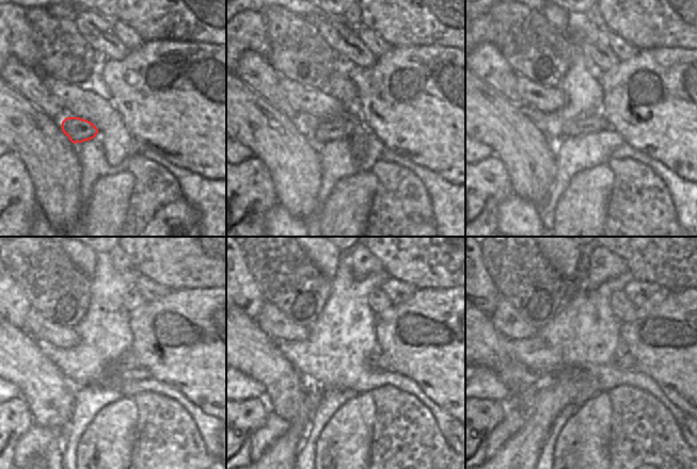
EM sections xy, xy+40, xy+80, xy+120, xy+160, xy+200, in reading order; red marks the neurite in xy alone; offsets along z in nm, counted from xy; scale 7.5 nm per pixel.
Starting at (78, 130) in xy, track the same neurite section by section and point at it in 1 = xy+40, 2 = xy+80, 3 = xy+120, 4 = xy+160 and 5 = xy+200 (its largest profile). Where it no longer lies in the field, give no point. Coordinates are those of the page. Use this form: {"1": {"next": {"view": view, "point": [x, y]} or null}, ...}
{"1": {"next": {"view": "xy+40", "point": [327, 130]}}, "2": {"next": {"view": "xy+80", "point": [586, 123]}}, "3": {"next": {"view": "xy+120", "point": [127, 361]}}, "4": {"next": {"view": "xy+160", "point": [375, 359]}}, "5": {"next": {"view": "xy+200", "point": [623, 359]}}}

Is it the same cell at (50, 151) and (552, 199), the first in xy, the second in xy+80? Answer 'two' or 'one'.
two

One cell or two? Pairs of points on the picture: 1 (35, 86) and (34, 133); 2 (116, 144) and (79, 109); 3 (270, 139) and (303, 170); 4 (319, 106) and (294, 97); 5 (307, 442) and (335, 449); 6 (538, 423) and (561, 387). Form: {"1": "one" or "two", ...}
{"1": "two", "2": "one", "3": "one", "4": "one", "5": "two", "6": "one"}

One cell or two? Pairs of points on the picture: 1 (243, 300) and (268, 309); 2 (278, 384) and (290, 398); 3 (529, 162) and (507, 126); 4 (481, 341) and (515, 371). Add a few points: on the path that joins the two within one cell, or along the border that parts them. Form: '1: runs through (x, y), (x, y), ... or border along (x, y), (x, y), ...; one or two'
1: border along (266, 301), (254, 320); two
2: runs through (281, 387), (287, 394); one
3: runs through (527, 154), (510, 134); one
4: runs through (489, 350), (506, 366); one

